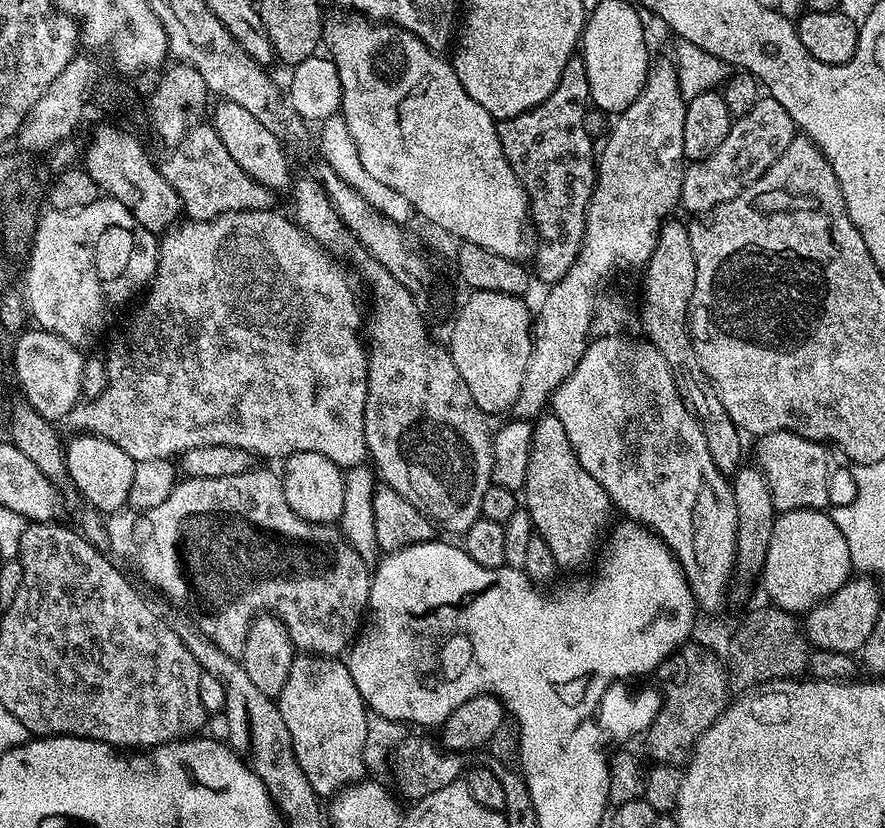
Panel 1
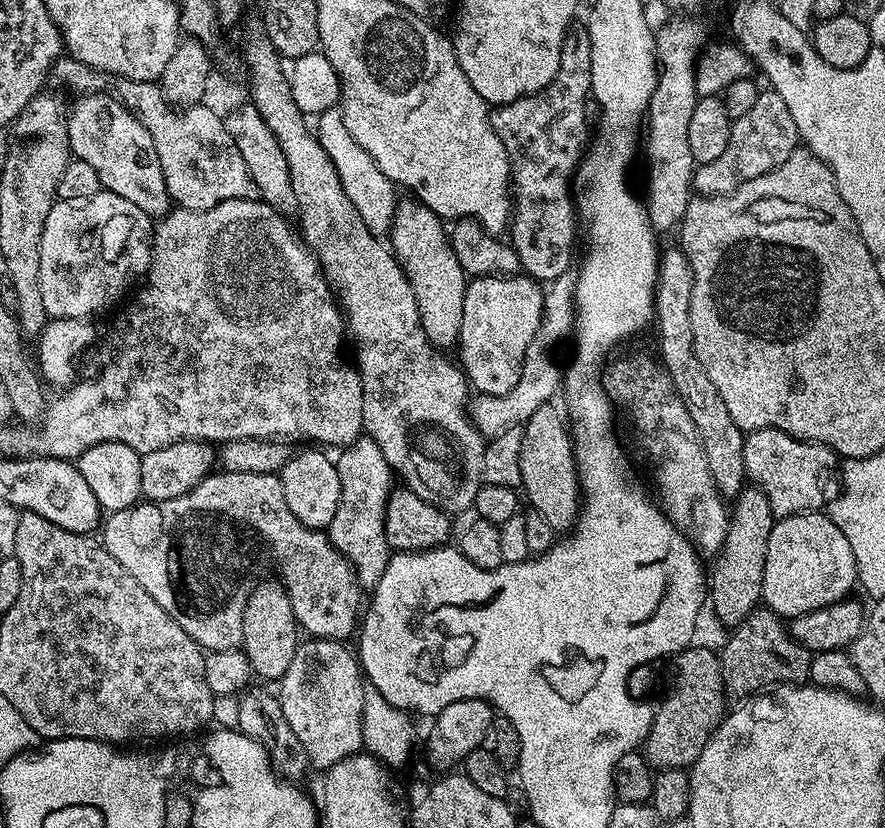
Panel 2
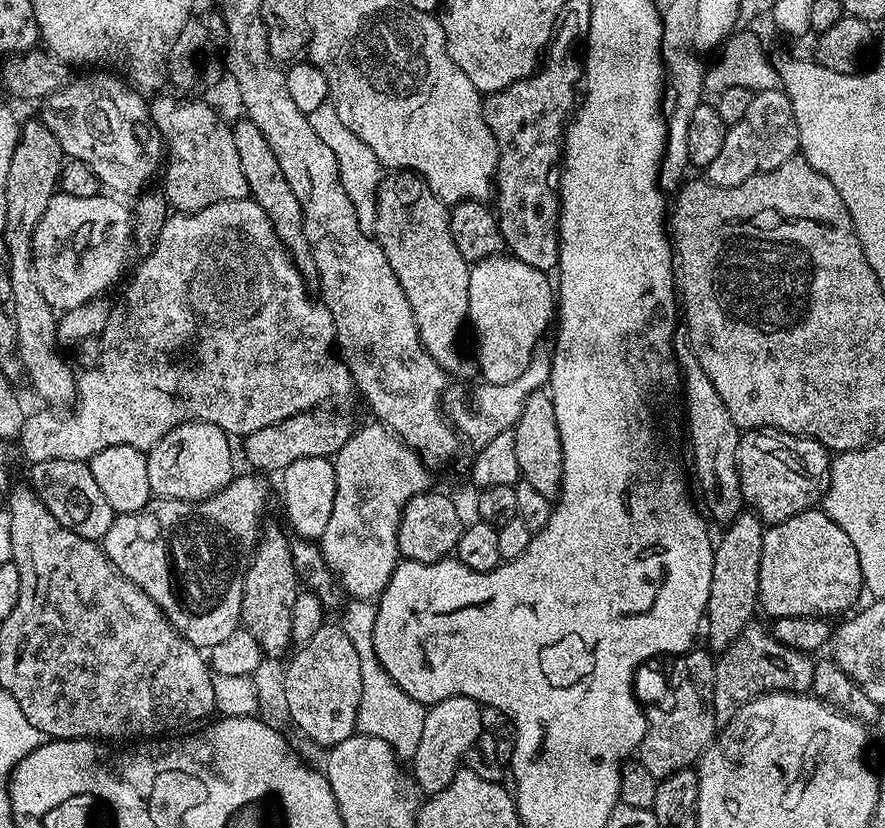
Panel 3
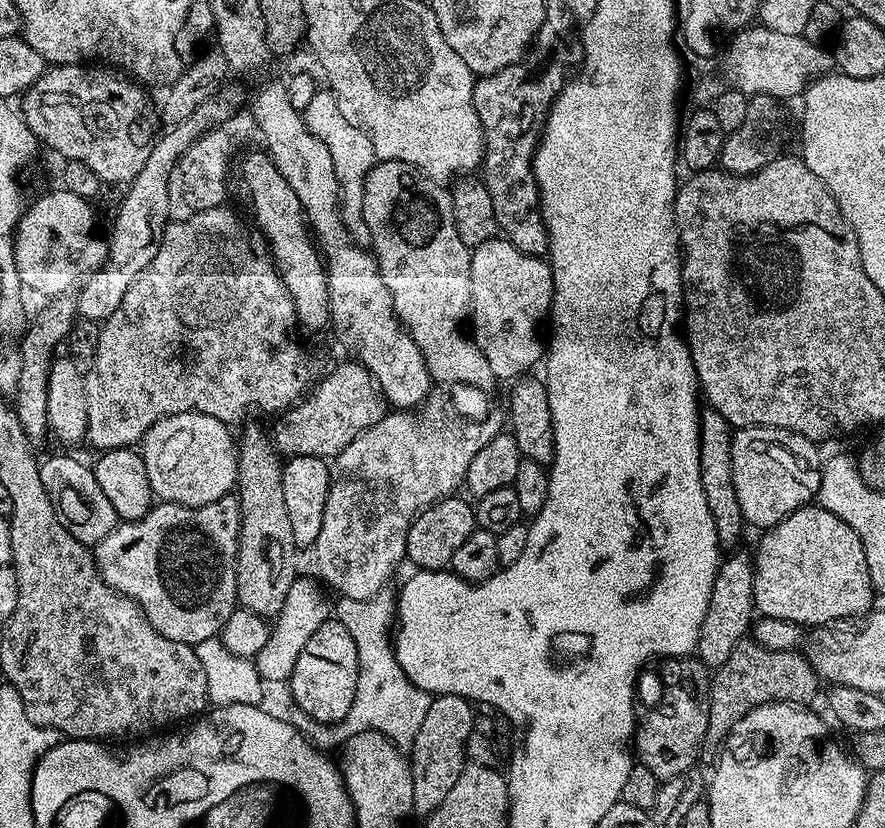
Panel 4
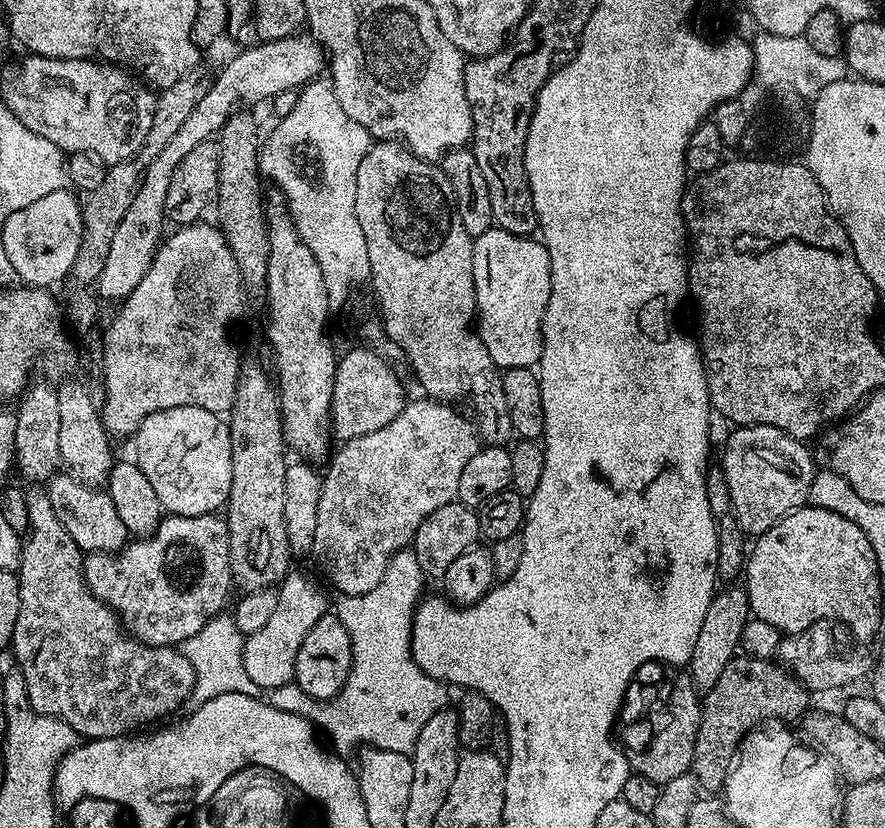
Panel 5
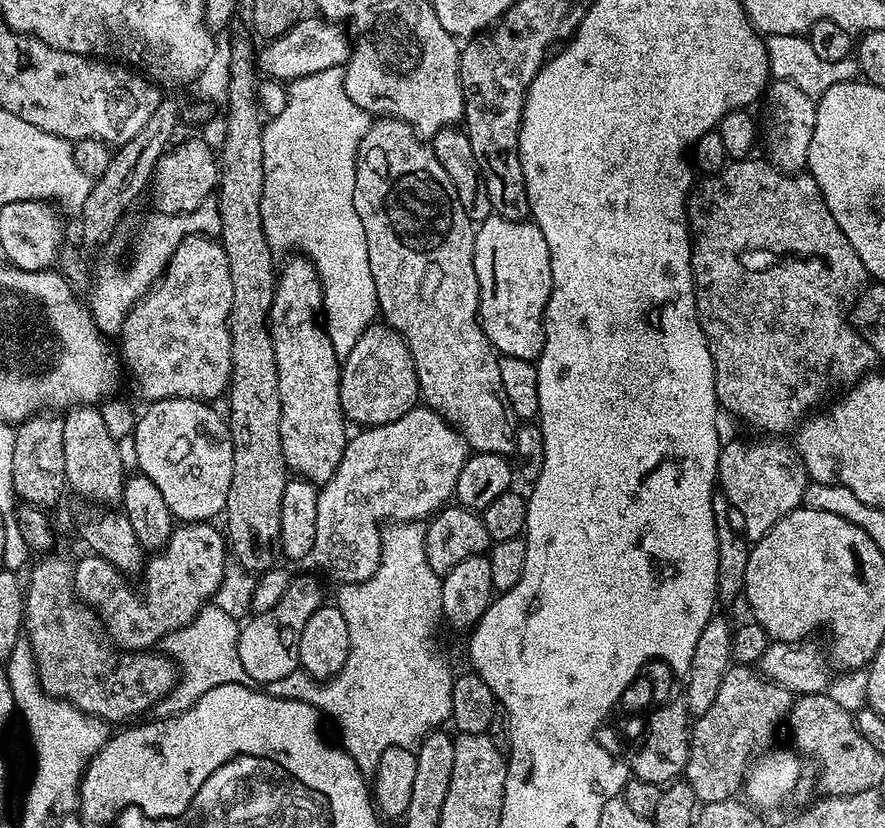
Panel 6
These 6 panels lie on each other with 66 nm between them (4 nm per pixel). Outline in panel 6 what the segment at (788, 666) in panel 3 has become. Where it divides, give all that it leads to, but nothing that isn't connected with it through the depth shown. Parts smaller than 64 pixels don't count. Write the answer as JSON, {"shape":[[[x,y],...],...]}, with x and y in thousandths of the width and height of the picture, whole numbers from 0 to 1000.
{"shape":[[[828,804],[816,819],[816,829],[811,829],[811,839],[808,841],[802,857],[798,862],[785,866],[780,879],[777,895],[777,919],[773,926],[772,941],[782,950],[788,967],[792,972],[802,969],[816,969],[828,965],[837,955],[845,936],[852,911],[862,911],[869,907],[872,888],[881,873],[892,868],[895,857],[897,838],[875,824],[870,824],[850,804]]]}

